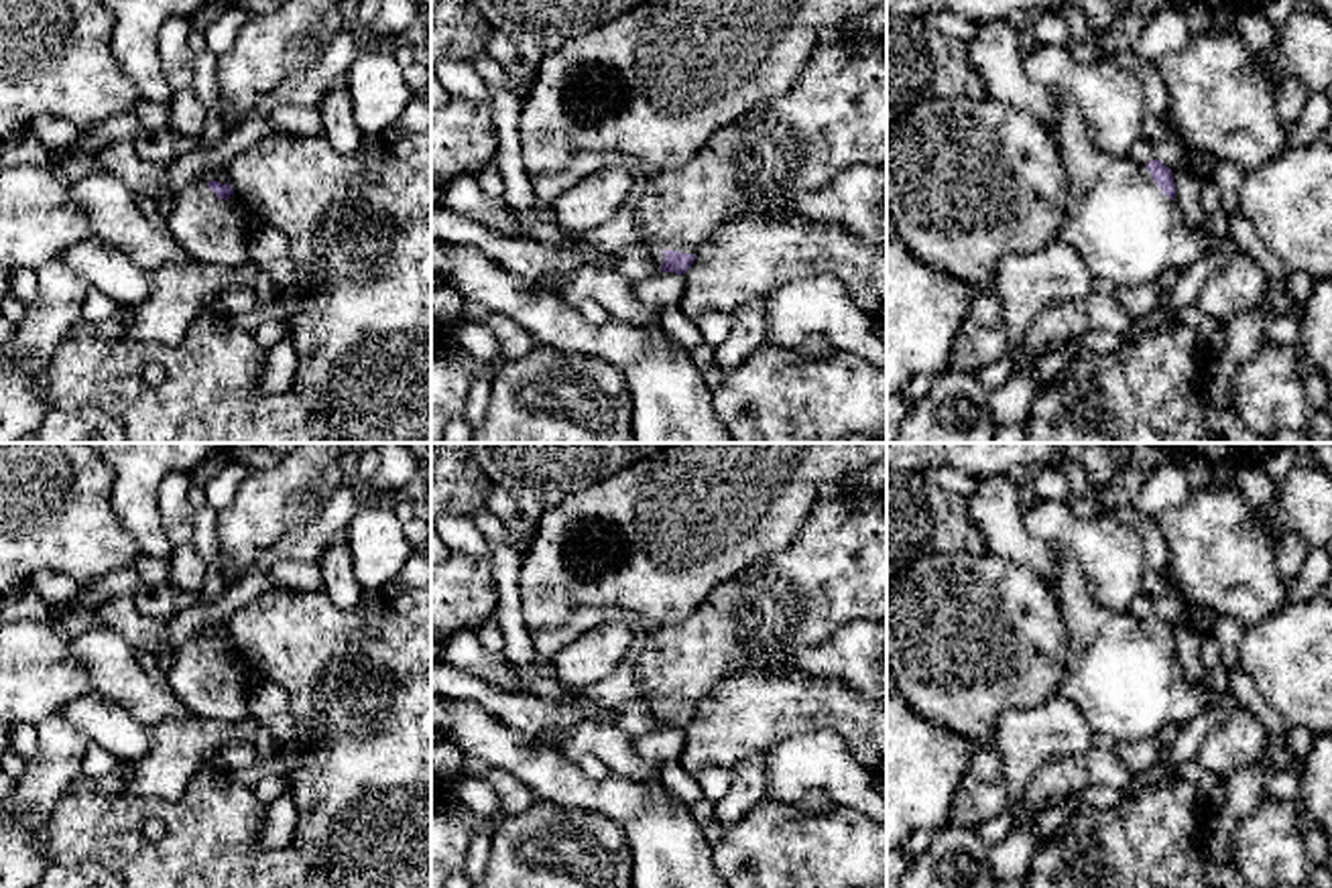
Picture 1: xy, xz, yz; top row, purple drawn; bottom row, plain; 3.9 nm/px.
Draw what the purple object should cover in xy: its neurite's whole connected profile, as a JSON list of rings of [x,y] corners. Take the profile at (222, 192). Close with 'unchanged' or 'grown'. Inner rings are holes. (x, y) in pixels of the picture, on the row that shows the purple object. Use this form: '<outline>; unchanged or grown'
[[[195,181],[173,197],[173,207],[167,215],[167,230],[179,246],[199,264],[214,264],[220,268],[240,268],[250,262],[250,228],[256,213],[232,189],[218,181]]]; grown

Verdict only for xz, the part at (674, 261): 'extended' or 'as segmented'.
extended

